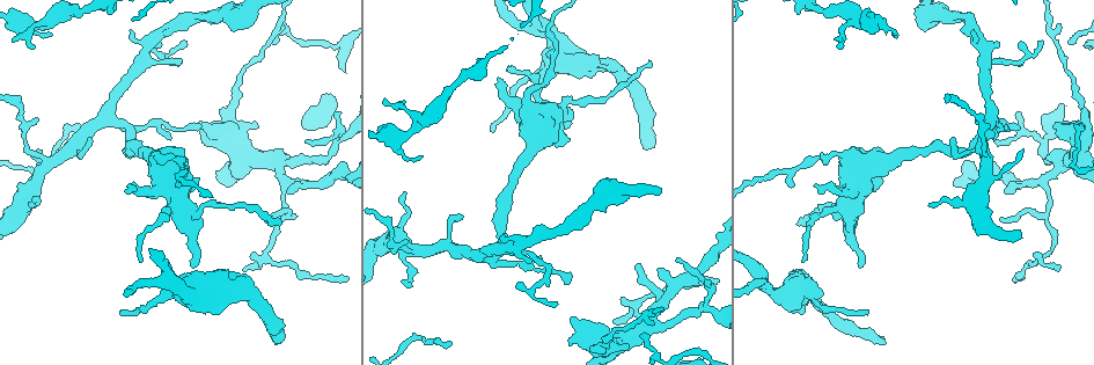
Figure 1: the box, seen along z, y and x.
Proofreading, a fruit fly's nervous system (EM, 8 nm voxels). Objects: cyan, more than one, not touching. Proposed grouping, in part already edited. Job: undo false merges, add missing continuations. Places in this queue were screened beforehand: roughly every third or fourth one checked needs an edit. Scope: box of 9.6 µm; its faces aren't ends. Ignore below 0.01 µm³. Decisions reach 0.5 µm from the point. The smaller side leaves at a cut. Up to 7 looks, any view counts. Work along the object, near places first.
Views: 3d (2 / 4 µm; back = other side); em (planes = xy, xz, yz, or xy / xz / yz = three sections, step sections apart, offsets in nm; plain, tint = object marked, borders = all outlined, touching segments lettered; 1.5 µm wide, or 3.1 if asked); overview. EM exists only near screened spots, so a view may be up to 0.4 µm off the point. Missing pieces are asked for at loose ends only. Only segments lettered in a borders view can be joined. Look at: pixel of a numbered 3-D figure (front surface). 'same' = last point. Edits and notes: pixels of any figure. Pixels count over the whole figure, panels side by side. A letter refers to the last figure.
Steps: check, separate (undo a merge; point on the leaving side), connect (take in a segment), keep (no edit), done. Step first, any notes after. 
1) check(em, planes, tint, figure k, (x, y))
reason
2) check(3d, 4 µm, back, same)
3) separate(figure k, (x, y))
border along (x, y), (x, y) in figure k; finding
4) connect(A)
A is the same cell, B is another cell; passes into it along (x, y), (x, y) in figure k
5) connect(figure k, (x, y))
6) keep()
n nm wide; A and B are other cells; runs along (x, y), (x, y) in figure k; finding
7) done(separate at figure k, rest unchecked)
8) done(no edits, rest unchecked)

check(3d, 4 µm, figure 1, (839, 48))
an open end

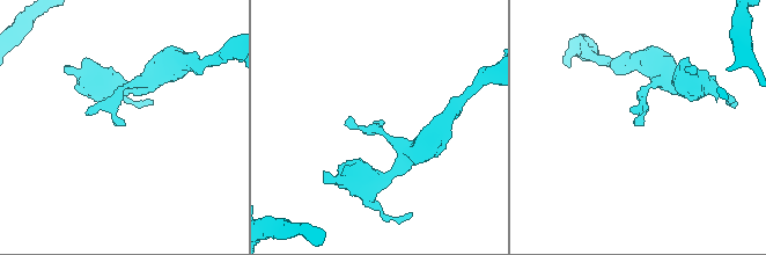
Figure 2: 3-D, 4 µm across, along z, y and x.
check(em, xz, step 8, borders, figure 2, (633, 122))
need the tissue

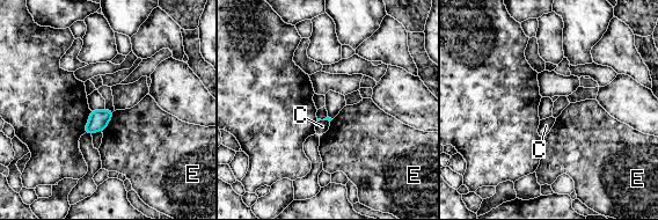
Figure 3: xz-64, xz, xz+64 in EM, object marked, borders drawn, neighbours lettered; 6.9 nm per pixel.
check(em, planes, borders, same)

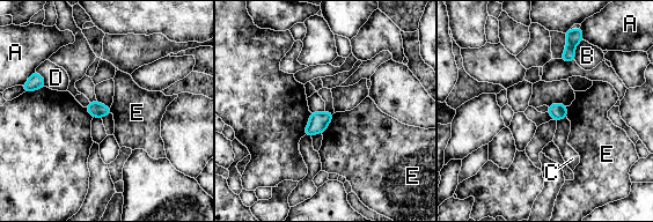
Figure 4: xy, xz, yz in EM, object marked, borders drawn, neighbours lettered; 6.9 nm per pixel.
keep()
E touches over 170 nm; A, B, C, D and E are other cells; no lettered segment goes on from it

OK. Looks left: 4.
check(3d, 4 µm, figure 1, (193, 180))

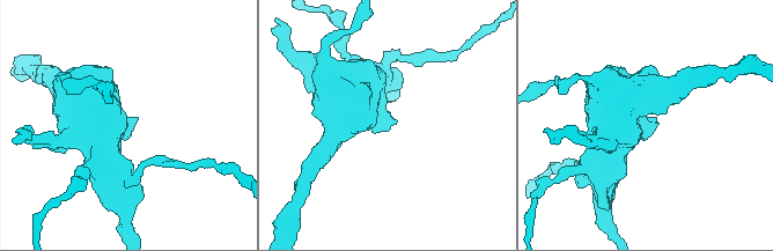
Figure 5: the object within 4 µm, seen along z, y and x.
check(em, planes, plain, figure 5, (130, 120))
now the EM

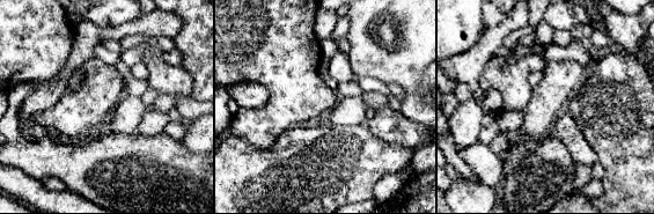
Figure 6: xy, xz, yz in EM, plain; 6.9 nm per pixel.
check(em, planes, borders, same)

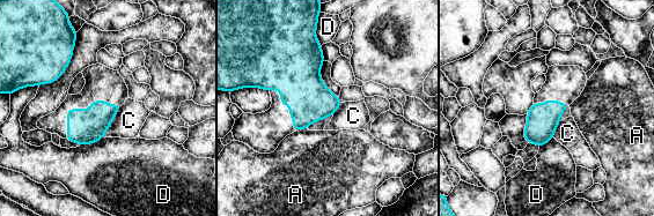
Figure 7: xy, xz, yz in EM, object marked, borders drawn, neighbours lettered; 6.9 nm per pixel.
keep()
A, C and D are other cells; border along (122, 105), (103, 136) in figure 7; none of them fits

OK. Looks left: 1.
check(em, planes, borders, figure 1, (33, 205))
tapers out

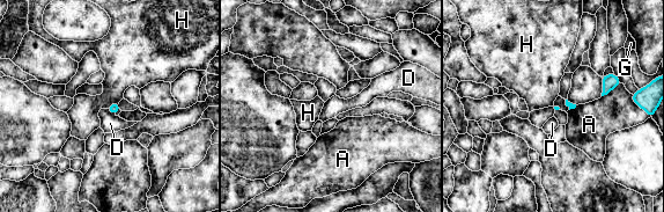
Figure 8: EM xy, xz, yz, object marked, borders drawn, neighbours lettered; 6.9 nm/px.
keep()
A touches over 220 nm; A, D, G and H are other cells; border along (107, 109), (115, 115) in figure 8; no lettered segment goes on from it

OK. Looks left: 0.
done(no edits, rest unchecked)

